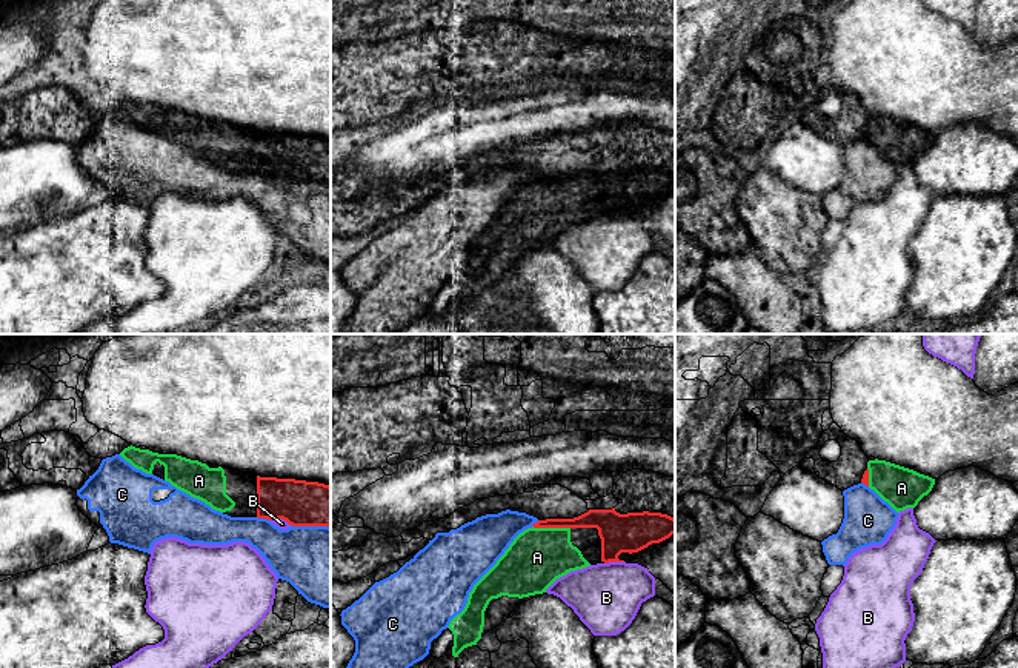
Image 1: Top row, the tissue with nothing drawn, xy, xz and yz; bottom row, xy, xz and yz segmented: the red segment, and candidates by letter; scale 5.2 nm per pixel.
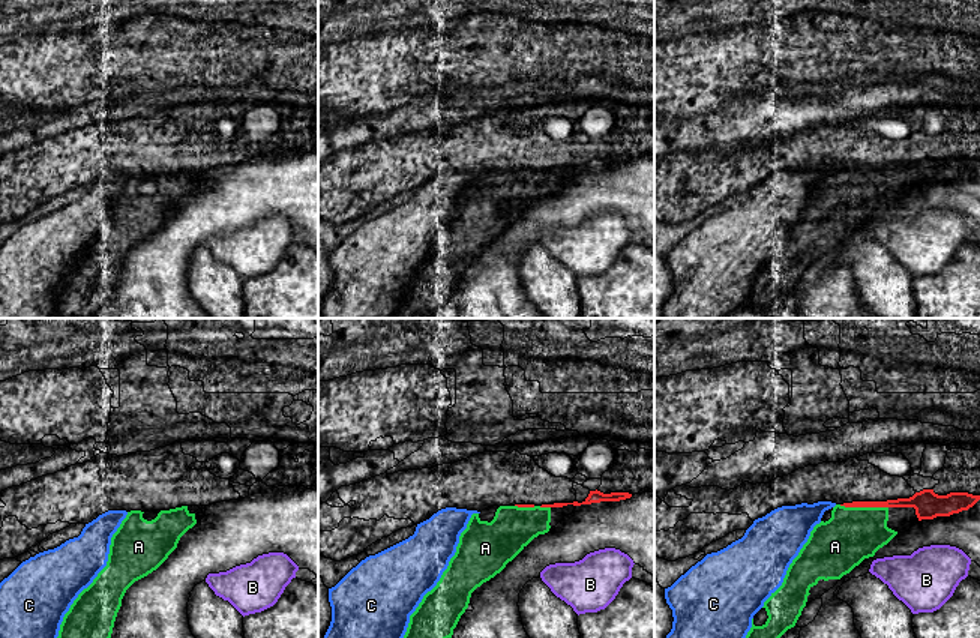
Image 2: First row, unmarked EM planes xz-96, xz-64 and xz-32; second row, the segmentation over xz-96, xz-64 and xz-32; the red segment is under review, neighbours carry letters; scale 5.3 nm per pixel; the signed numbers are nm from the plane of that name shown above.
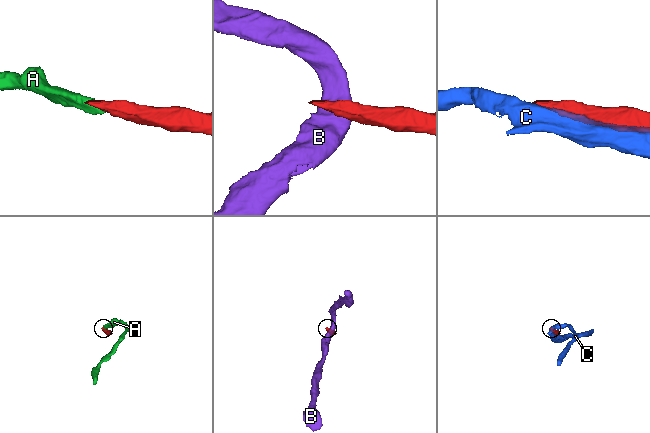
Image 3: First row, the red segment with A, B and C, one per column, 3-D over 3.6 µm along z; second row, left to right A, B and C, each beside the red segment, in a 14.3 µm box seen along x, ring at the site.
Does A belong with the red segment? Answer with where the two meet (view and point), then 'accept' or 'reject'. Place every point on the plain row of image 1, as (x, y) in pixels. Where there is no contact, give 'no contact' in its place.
xz (551, 182) | accept

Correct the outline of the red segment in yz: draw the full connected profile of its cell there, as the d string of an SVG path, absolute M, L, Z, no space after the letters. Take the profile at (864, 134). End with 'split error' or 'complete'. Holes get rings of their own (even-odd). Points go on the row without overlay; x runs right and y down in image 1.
M869 115L861 139L873 145L897 168L915 163L927 151L935 134L913 125L886 117Z | split error

